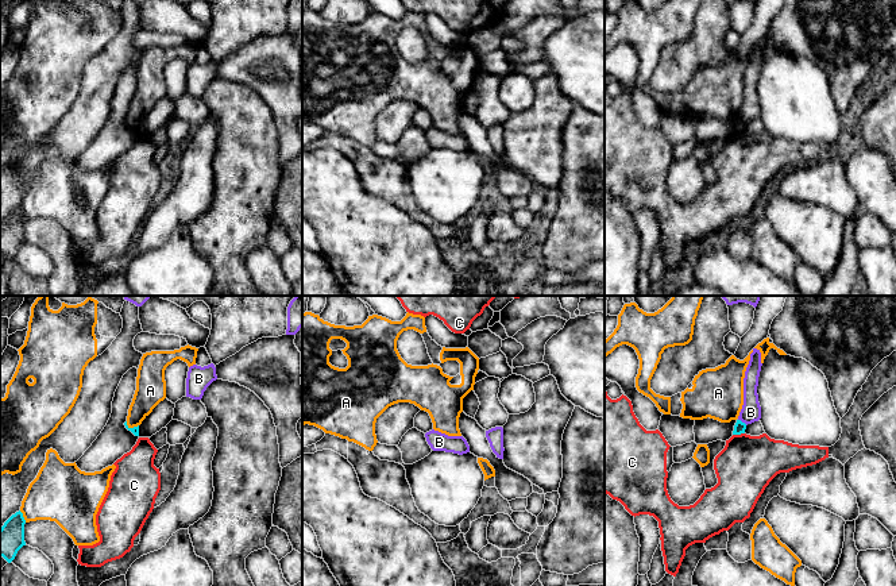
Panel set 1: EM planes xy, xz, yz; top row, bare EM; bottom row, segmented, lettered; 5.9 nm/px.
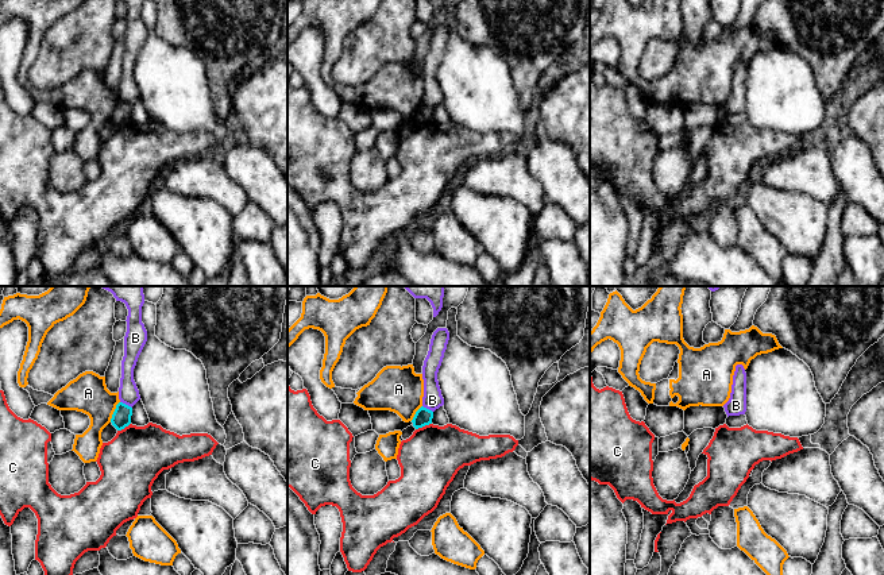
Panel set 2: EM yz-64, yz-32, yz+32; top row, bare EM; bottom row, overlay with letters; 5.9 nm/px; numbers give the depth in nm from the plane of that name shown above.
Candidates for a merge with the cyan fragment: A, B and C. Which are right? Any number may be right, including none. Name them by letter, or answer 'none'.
none

